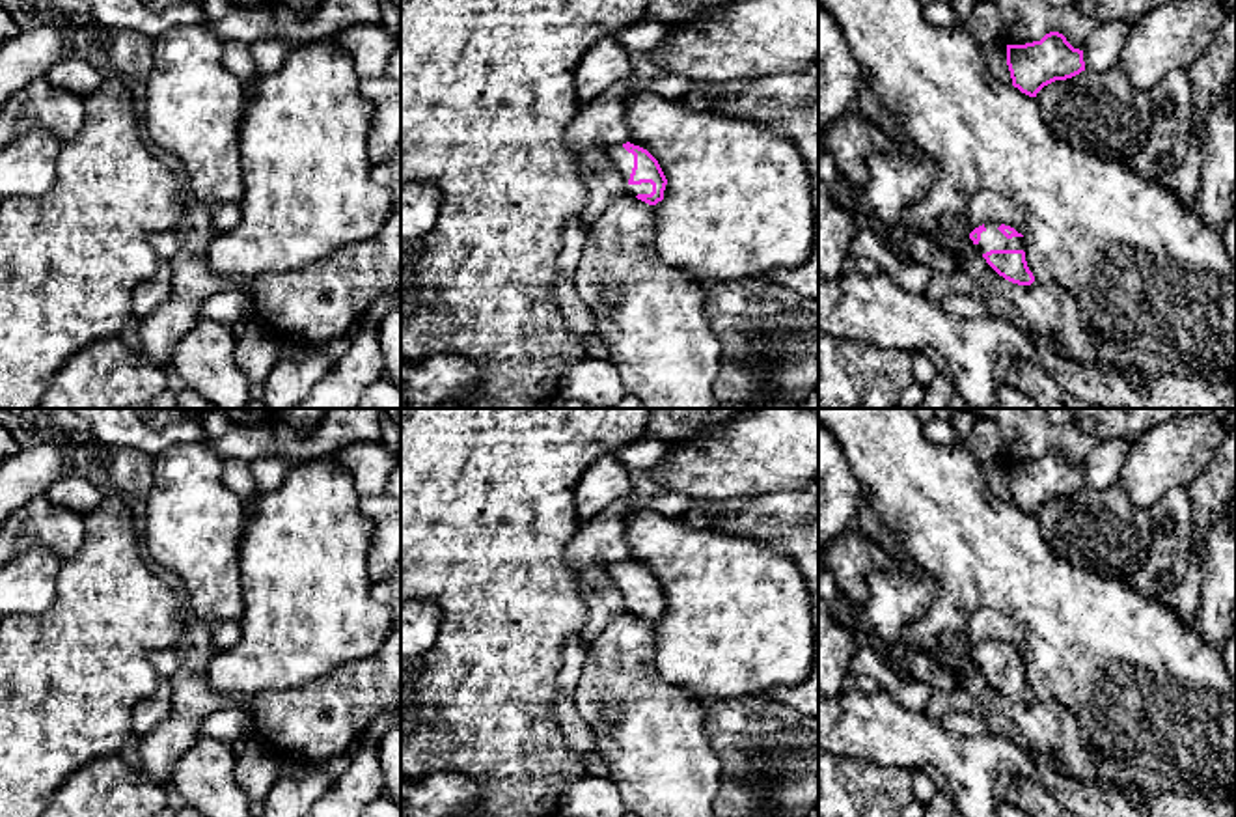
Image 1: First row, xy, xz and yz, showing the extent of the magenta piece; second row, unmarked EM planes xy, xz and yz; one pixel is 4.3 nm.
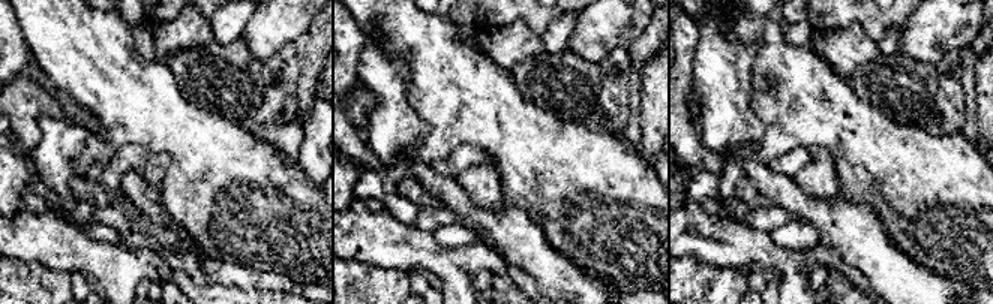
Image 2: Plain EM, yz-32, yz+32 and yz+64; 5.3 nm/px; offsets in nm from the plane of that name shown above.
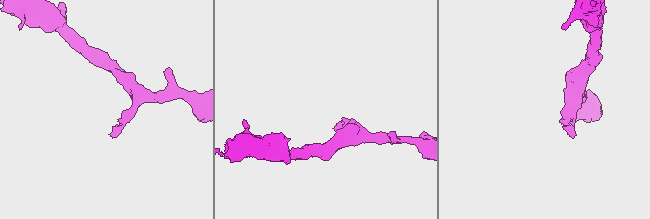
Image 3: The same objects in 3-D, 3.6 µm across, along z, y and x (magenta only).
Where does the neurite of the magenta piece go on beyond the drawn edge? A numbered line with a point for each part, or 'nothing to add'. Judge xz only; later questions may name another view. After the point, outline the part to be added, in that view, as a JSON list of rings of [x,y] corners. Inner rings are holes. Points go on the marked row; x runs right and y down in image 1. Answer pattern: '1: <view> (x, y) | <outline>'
1: xz (623, 161) | [[[606,144],[604,149],[606,149],[610,160],[613,162],[613,166],[617,168],[619,175],[623,177],[628,196],[651,194],[652,192],[651,183],[641,183],[641,185],[630,185],[628,183],[632,168],[634,168],[634,155],[628,153],[623,147],[623,144]]]

